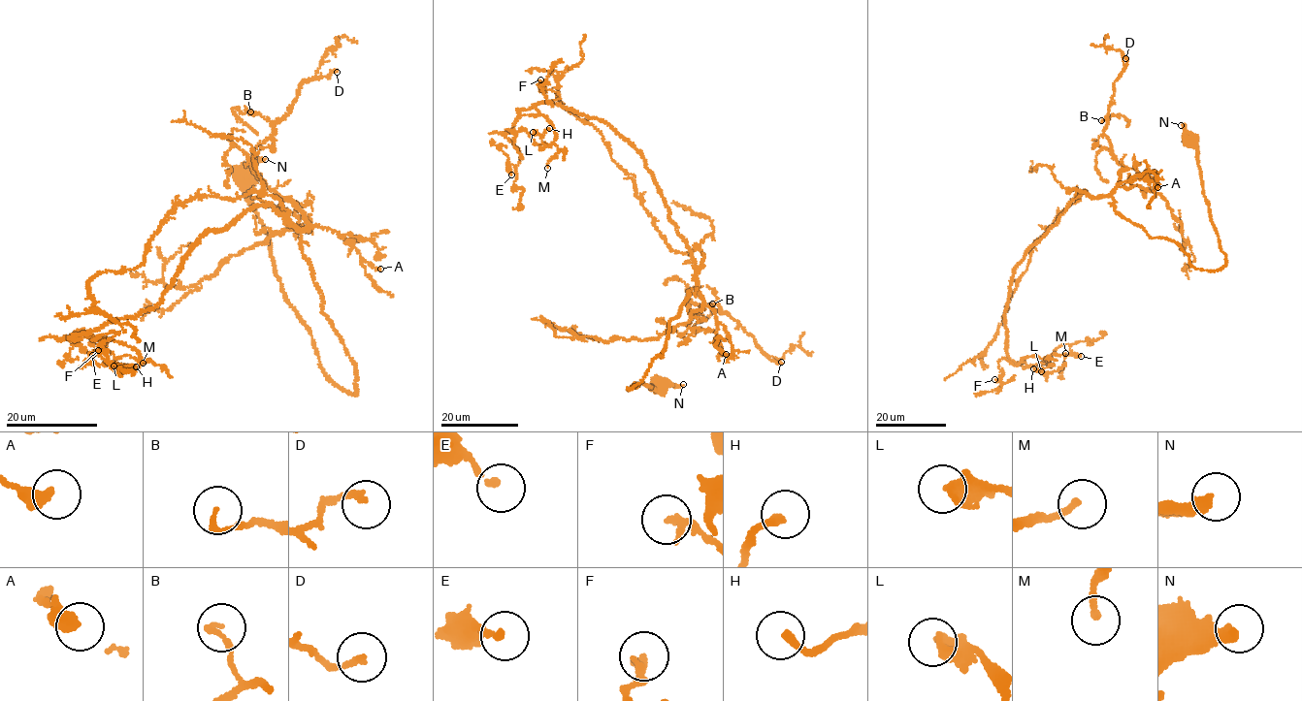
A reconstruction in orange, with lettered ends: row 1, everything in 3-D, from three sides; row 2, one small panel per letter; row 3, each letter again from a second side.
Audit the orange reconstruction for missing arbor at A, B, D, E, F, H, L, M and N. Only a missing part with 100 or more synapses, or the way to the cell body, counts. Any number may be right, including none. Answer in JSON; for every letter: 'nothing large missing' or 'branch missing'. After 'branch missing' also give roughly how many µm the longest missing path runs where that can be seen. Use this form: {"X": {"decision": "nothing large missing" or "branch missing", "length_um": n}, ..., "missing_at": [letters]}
{"A": {"decision": "nothing large missing"}, "B": {"decision": "nothing large missing"}, "D": {"decision": "nothing large missing"}, "E": {"decision": "nothing large missing"}, "F": {"decision": "nothing large missing"}, "H": {"decision": "nothing large missing"}, "L": {"decision": "nothing large missing"}, "M": {"decision": "nothing large missing"}, "N": {"decision": "nothing large missing"}, "missing_at": []}

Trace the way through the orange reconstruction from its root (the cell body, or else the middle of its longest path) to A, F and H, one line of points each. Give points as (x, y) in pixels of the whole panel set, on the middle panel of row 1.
A: (658, 385), (627, 389), (663, 356), (668, 322), (688, 292), (714, 312), (726, 354)
F: (658, 385), (627, 389), (697, 292), (691, 248), (604, 122), (519, 114), (559, 99), (540, 79)
H: (658, 385), (627, 389), (697, 292), (691, 248), (633, 145), (519, 111), (549, 128)

